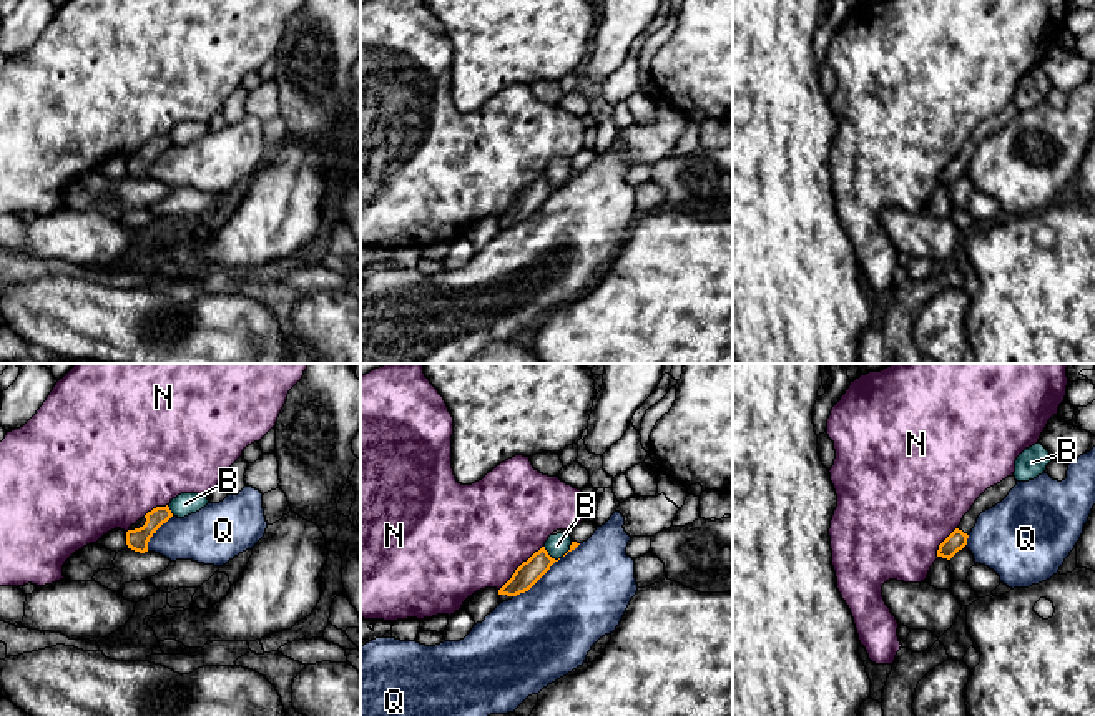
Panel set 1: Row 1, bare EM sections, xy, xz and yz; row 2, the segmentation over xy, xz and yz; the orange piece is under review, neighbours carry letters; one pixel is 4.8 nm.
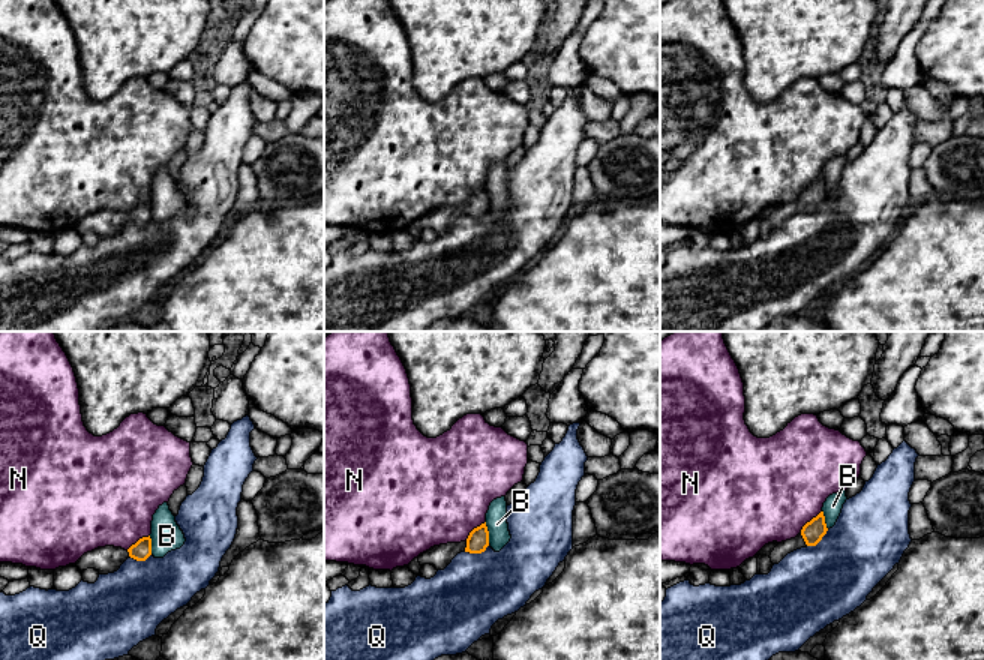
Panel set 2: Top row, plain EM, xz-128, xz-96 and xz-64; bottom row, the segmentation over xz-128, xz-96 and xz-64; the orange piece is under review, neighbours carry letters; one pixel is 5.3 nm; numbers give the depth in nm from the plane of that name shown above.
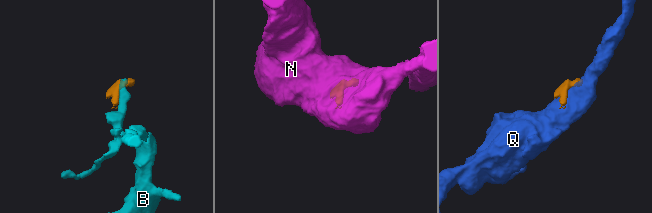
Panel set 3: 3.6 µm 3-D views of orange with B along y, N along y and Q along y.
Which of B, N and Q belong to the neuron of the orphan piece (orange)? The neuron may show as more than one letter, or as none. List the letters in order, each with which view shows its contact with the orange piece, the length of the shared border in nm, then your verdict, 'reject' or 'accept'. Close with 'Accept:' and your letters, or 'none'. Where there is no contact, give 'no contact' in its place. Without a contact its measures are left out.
B: xz | 100 nm | reject
N: xz | 320 nm | reject
Q: xz | 300 nm | reject
Accept: none

